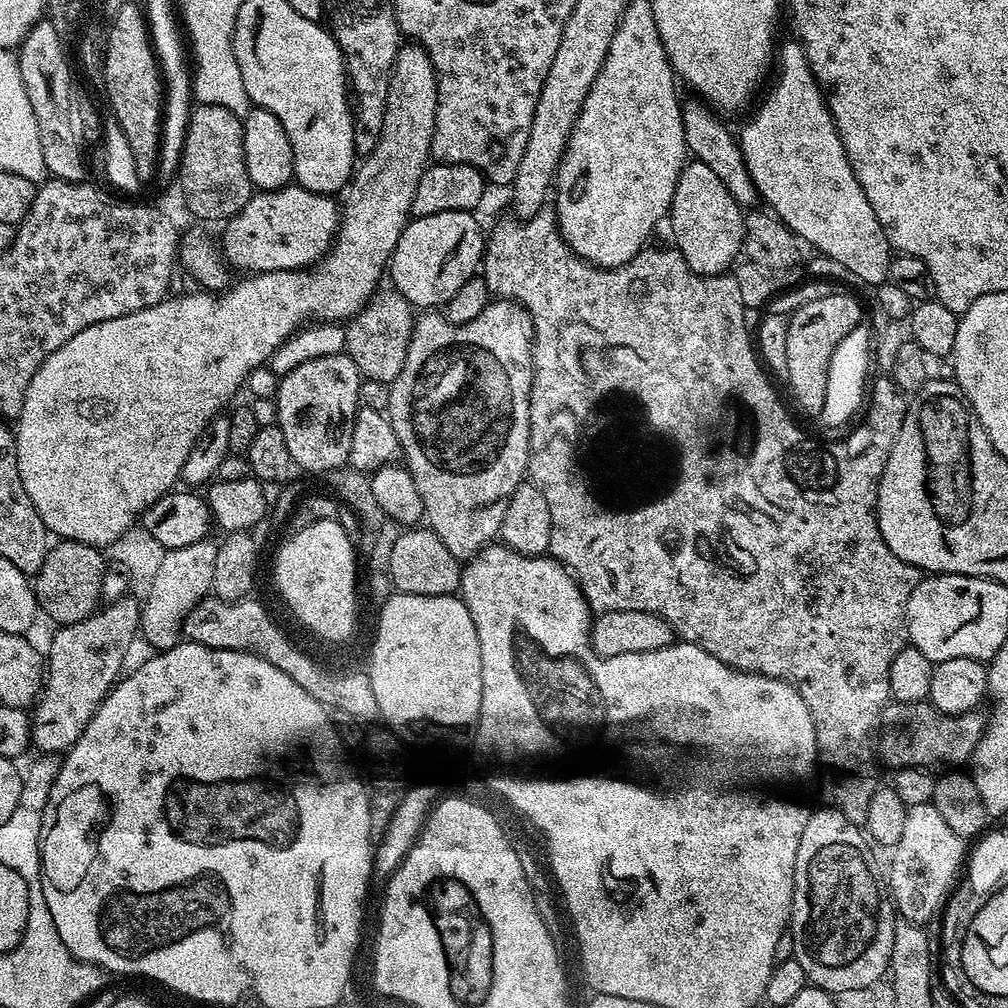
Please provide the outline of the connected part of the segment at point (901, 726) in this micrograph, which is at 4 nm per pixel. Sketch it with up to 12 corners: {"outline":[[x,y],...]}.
{"outline":[[889,703],[878,728],[889,769],[964,766],[983,711],[947,716]]}

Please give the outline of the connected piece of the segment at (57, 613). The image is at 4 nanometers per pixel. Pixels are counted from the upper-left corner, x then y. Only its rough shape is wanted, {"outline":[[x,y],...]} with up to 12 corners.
{"outline":[[76,540],[49,547],[36,603],[57,625],[102,597],[105,553]]}

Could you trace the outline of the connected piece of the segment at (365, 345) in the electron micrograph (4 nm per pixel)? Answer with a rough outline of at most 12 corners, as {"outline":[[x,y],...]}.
{"outline":[[395,290],[345,325],[363,379],[391,384],[416,318]]}

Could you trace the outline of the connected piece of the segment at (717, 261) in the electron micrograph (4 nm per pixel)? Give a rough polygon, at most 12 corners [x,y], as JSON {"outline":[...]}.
{"outline":[[685,163],[670,221],[700,276],[727,273],[744,218],[722,178]]}

